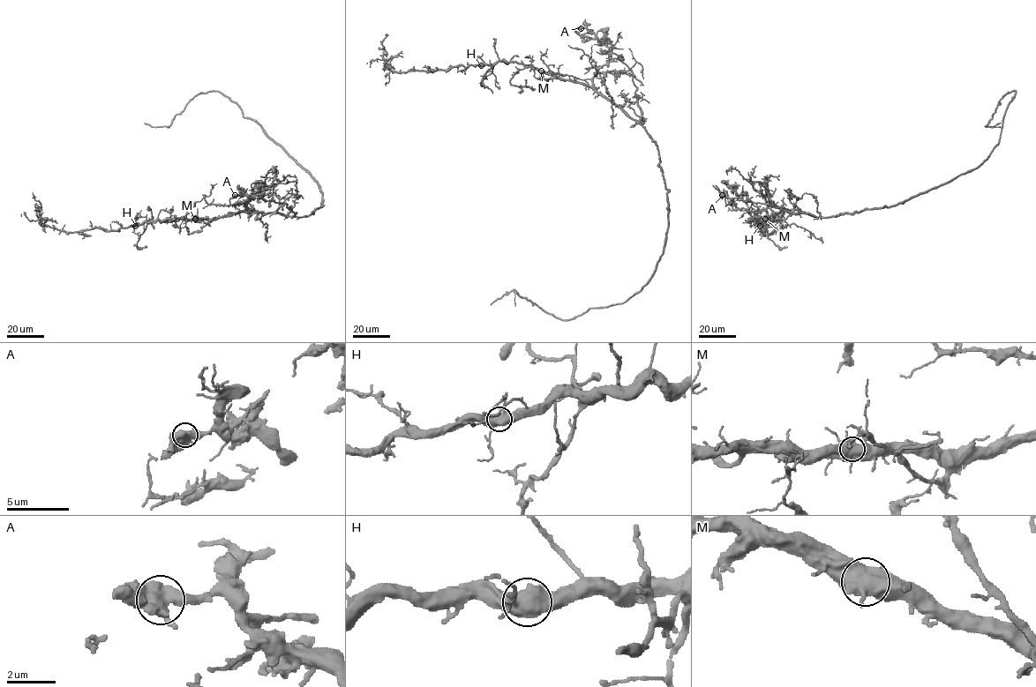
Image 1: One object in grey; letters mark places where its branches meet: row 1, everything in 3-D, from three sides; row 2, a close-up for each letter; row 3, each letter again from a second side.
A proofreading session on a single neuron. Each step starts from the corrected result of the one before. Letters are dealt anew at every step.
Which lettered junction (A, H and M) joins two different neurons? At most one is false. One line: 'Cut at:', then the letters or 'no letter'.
Cut at: no letter

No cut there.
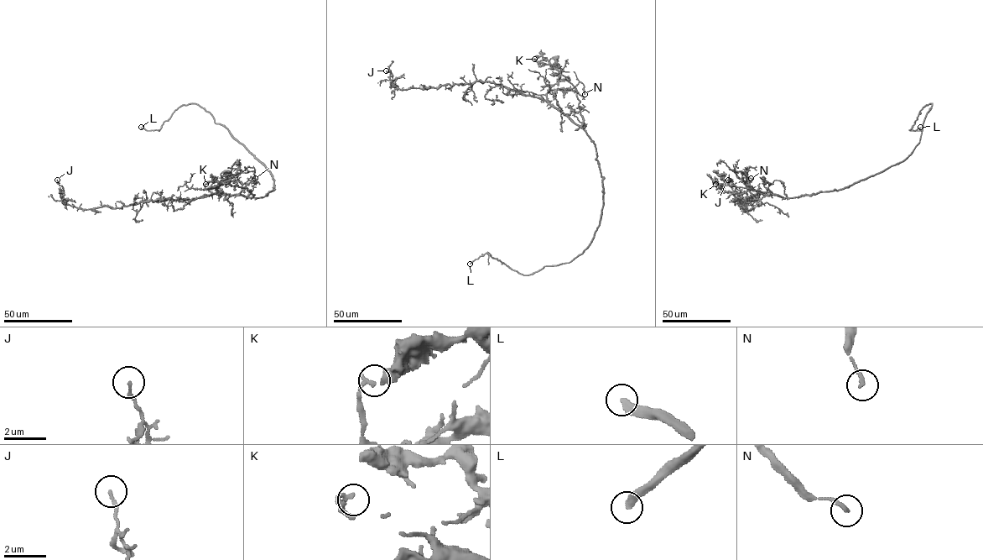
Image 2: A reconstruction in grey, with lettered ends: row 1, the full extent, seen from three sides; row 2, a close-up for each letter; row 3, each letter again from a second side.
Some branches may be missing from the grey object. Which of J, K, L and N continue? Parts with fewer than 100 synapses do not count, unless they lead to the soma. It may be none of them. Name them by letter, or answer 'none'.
L

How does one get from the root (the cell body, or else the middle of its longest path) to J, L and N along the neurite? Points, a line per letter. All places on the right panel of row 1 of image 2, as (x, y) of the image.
J: (811, 194), (784, 197), (758, 193), (751, 199), (739, 199), (745, 209), (746, 206), (735, 196), (728, 180)
L: (811, 194), (848, 187), (902, 162), (918, 143), (923, 120), (932, 103), (920, 111), (909, 129), (920, 127)
N: (811, 194), (791, 197), (764, 195), (748, 184), (746, 173), (739, 171), (751, 178)

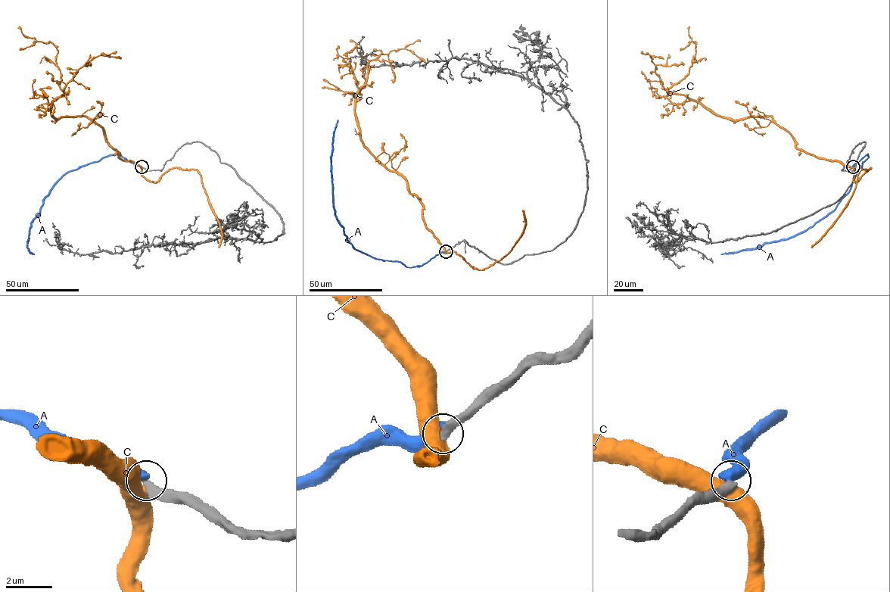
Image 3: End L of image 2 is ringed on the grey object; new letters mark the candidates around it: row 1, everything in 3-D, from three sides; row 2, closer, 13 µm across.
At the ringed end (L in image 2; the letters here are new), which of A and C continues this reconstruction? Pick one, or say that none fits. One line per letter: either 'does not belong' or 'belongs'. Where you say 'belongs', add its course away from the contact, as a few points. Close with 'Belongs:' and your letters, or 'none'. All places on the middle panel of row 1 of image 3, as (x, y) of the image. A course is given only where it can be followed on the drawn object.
A: does not belong
C: does not belong
Belongs: none

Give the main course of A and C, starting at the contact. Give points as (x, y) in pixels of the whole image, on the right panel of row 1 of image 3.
A: (853, 167), (864, 156), (868, 157), (847, 193), (832, 210), (813, 225), (760, 247), (720, 254)
C: (853, 167), (801, 151), (771, 116), (732, 119), (670, 92), (689, 73), (695, 53), (689, 26)

